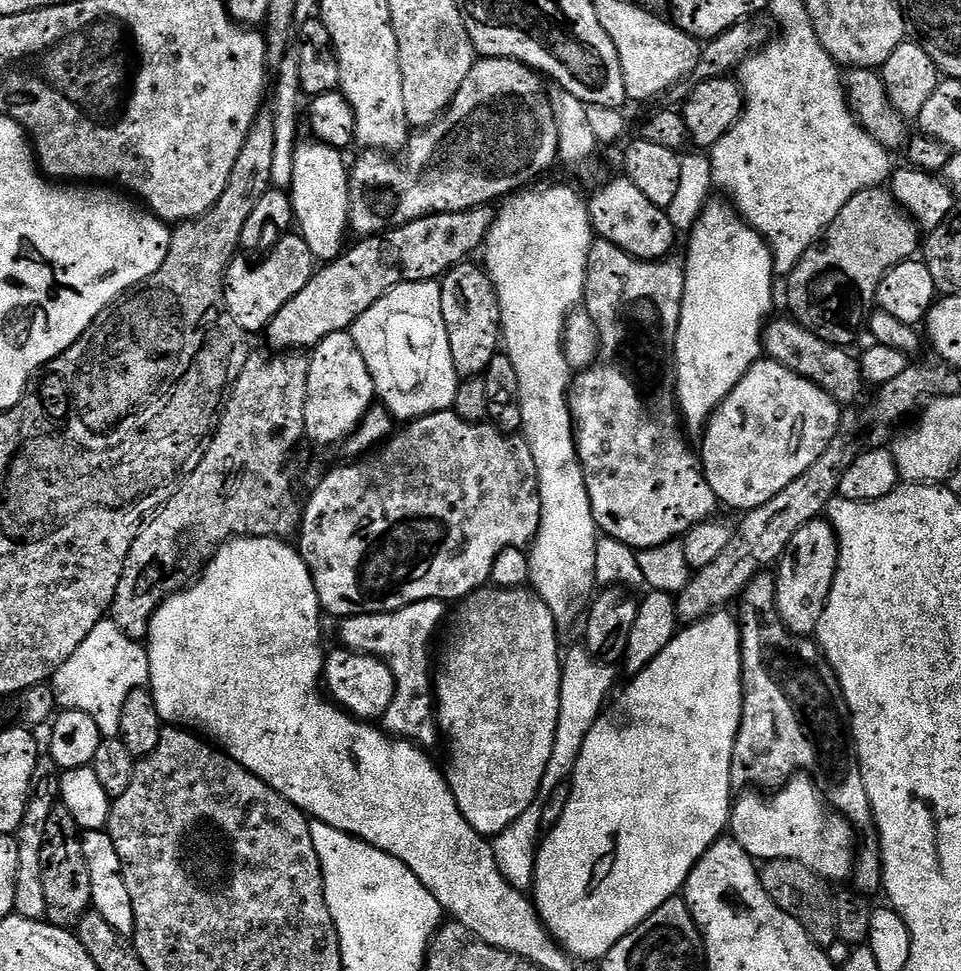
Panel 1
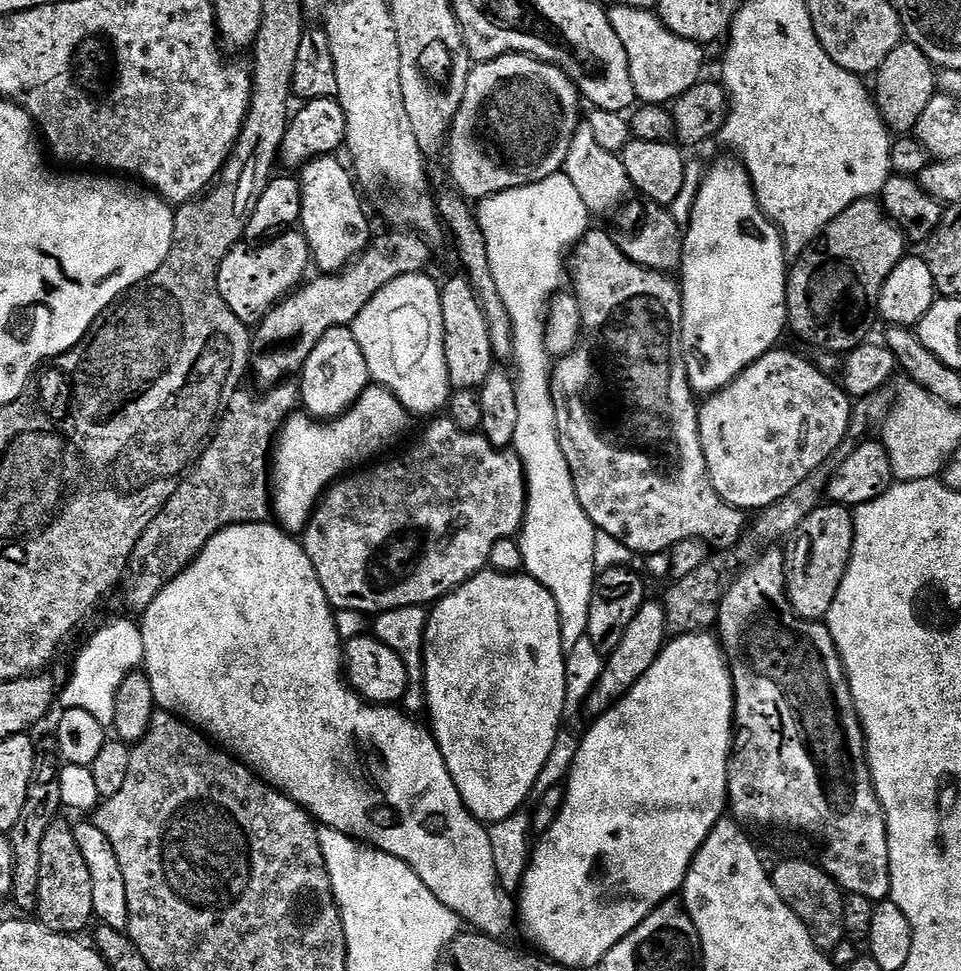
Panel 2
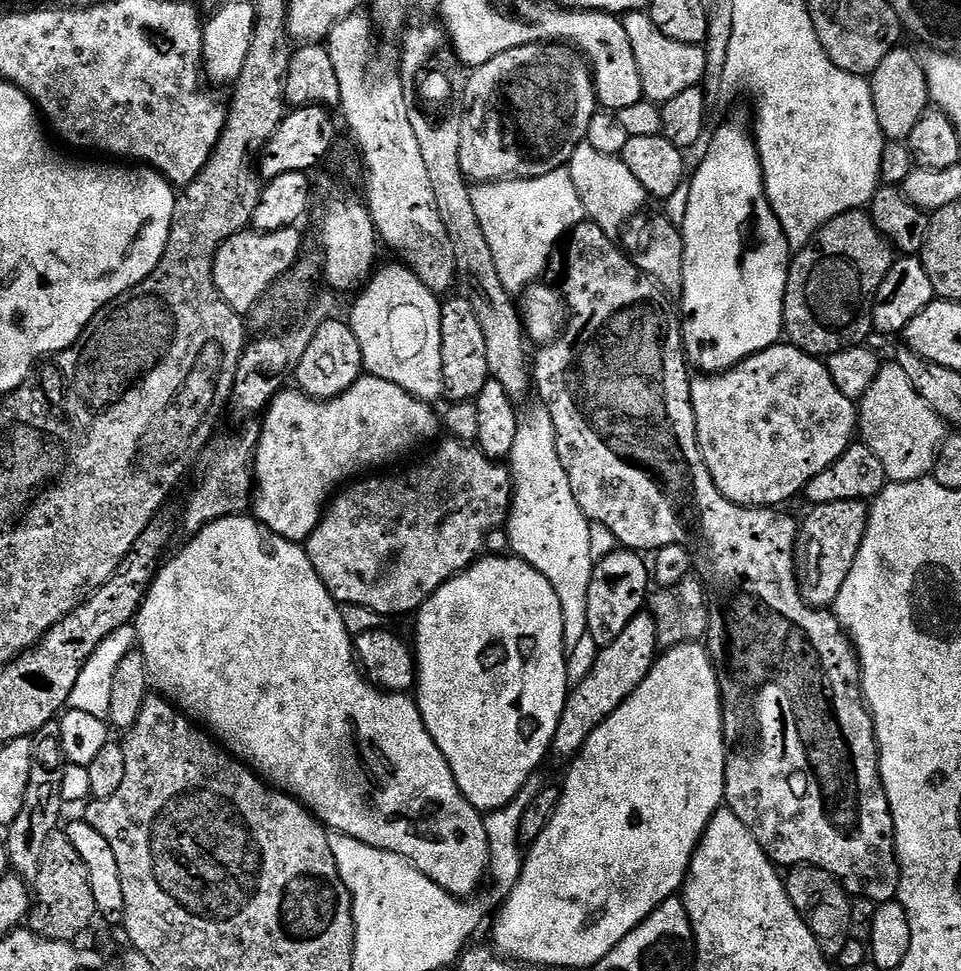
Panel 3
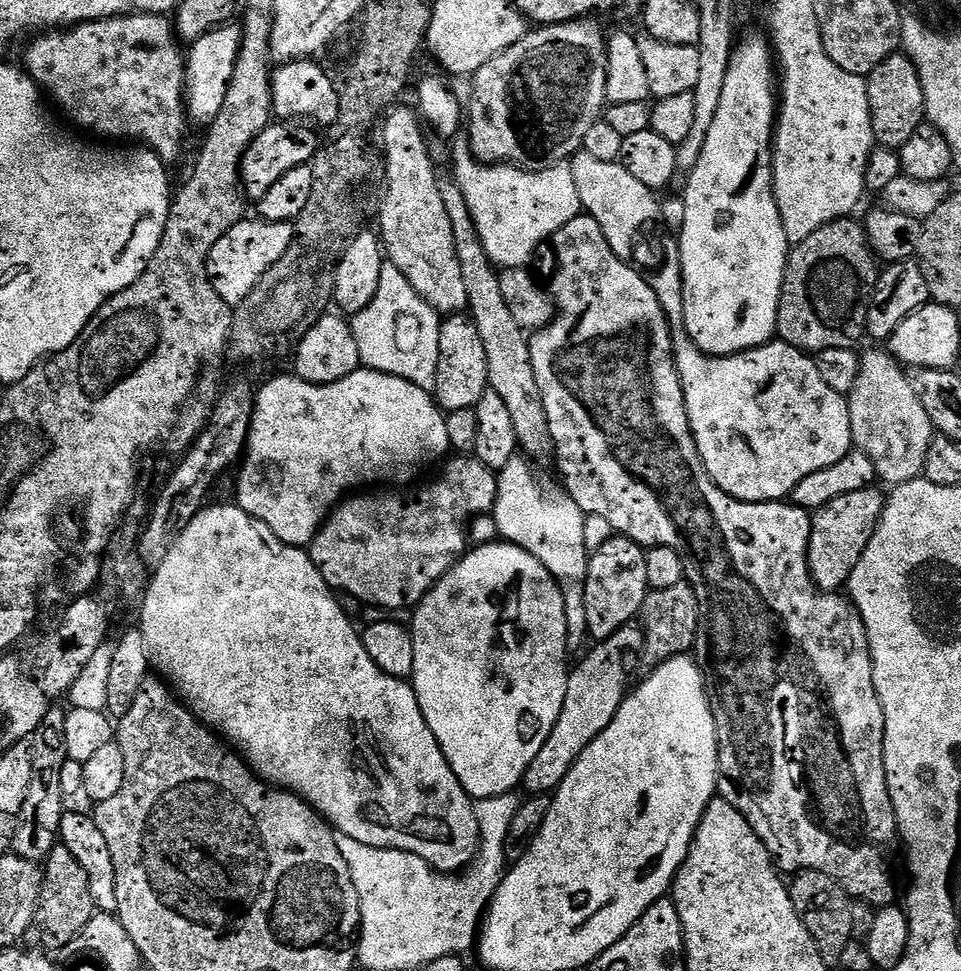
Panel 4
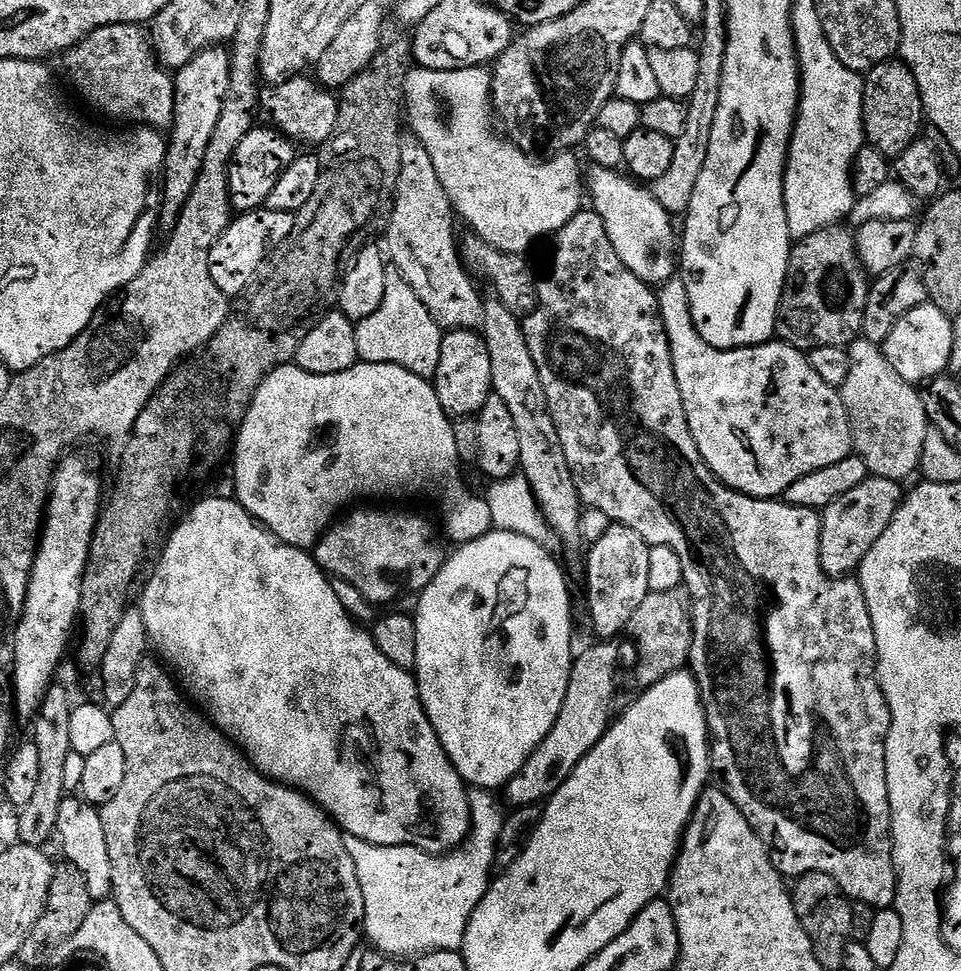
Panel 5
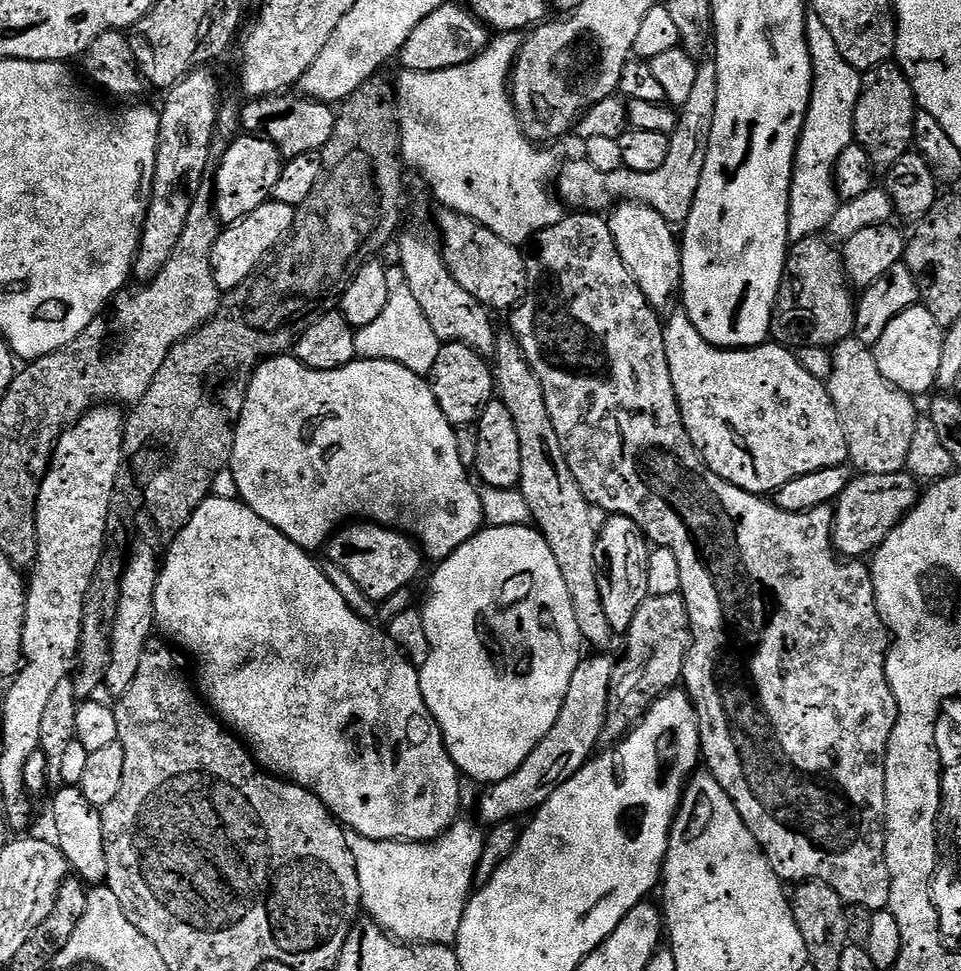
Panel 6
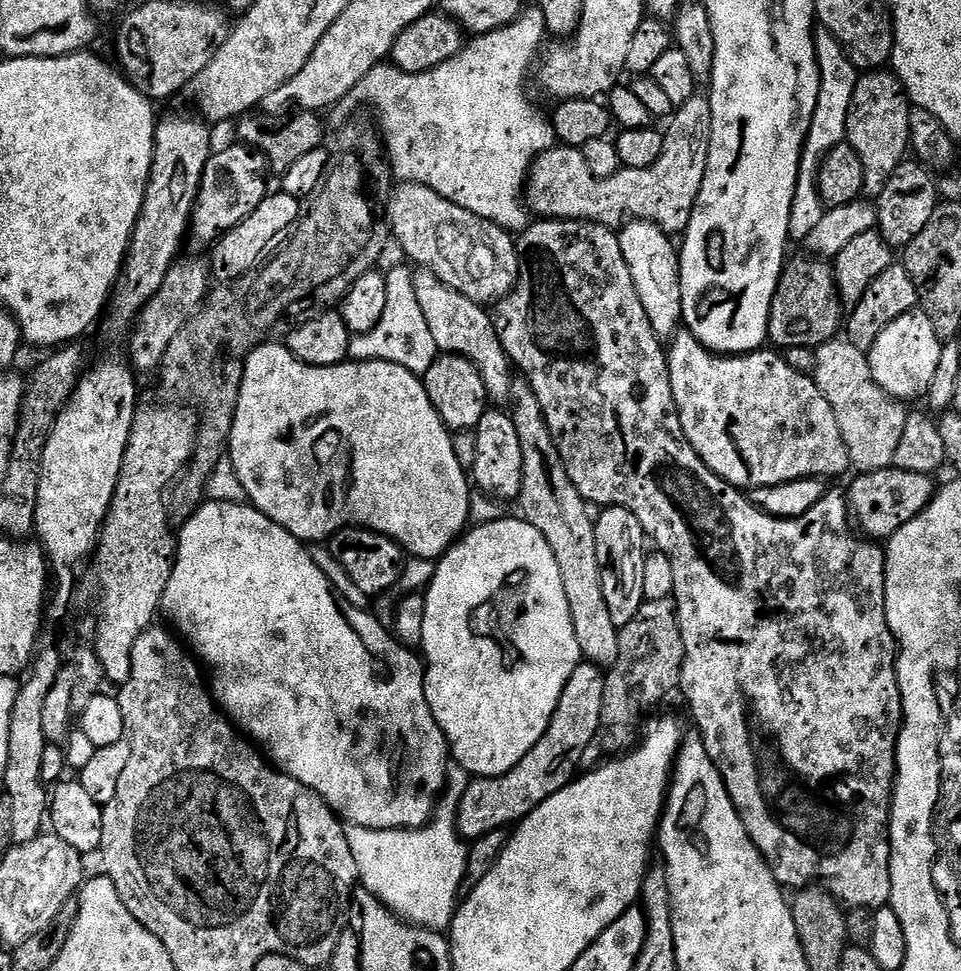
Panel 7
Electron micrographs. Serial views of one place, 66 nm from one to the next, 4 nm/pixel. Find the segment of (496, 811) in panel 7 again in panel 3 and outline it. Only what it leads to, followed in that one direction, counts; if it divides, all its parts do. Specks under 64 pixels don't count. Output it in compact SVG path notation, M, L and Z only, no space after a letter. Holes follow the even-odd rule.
M642 610L632 619L630 626L610 642L610 646L599 649L596 661L586 674L586 678L575 681L574 687L569 691L568 701L562 710L562 718L558 722L556 736L552 739L551 755L557 756L565 762L571 761L582 750L586 738L622 706L622 702L630 694L634 694L636 687L646 678L652 665L658 659L658 645L656 643L656 627L651 611Z

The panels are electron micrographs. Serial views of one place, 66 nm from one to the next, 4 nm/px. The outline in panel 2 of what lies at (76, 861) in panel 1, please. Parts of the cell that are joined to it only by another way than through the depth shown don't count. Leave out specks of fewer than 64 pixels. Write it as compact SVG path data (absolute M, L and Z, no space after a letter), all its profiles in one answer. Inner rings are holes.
M63 818L52 820L50 826L46 826L46 834L42 837L42 866L35 911L39 923L63 936L80 934L94 920L94 886L90 882L90 866L86 866L86 858L82 858L82 850L78 850L78 842L74 842L72 830L73 825L67 824Z

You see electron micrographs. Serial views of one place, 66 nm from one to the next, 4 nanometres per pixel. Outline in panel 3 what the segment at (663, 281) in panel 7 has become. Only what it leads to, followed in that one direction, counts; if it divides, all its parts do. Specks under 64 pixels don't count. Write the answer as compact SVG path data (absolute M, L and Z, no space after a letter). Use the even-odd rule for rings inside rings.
M586 142L578 145L567 162L567 170L574 182L574 190L578 190L578 198L582 198L584 215L591 223L597 224L607 236L616 238L624 231L624 226L632 216L637 216L649 203L648 191L630 174L619 156L598 154L594 146Z

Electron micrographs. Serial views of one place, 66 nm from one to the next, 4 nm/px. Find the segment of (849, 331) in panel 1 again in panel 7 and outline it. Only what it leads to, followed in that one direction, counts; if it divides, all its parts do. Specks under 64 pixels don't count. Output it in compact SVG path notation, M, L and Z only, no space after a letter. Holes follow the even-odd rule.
M803 254L787 261L784 271L780 273L780 281L770 306L768 319L768 340L777 349L783 350L794 346L806 346L813 350L820 348L824 343L837 339L841 335L842 325L846 320L845 309L840 306L840 297L836 295L836 276L832 272L832 265L827 259L815 254Z

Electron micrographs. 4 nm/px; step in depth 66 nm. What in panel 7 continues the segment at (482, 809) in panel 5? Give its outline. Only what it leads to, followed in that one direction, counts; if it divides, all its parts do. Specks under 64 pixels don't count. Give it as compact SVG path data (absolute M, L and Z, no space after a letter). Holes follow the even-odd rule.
M441 798L436 801L432 819L422 828L374 830L357 824L344 824L350 854L358 862L363 891L374 894L387 908L409 924L432 932L451 929L458 901L468 874L469 845L456 826L456 813Z

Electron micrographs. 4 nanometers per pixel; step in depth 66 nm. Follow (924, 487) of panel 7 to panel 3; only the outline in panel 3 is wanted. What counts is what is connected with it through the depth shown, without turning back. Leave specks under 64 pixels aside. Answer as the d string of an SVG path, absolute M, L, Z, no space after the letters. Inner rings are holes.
M863 500L850 502L826 502L815 505L812 513L799 525L796 537L796 578L800 581L800 593L804 603L810 608L831 609L835 605L842 585L854 567L854 558L858 558L858 550L862 546L862 538L868 525L869 505Z

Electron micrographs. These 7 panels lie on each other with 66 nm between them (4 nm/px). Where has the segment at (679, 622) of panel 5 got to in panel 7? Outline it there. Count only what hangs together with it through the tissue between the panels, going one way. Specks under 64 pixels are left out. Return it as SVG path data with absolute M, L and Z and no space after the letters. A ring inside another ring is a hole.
M648 598L644 605L634 614L634 618L626 627L620 629L618 642L618 661L607 669L604 677L604 693L602 694L602 718L598 735L586 746L583 767L591 770L601 764L627 753L637 743L638 736L632 733L632 724L640 720L639 712L643 708L652 708L659 700L664 700L680 687L680 671L684 665L684 643L678 626L676 602L672 598Z

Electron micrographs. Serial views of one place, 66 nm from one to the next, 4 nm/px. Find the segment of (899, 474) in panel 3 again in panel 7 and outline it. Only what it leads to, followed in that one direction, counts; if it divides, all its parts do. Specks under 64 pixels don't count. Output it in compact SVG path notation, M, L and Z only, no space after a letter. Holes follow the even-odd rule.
M837 338L815 349L813 380L830 403L850 454L851 467L857 473L873 473L893 465L894 453L905 429L907 409L903 403L885 394L874 382L867 353L858 350L846 338Z

